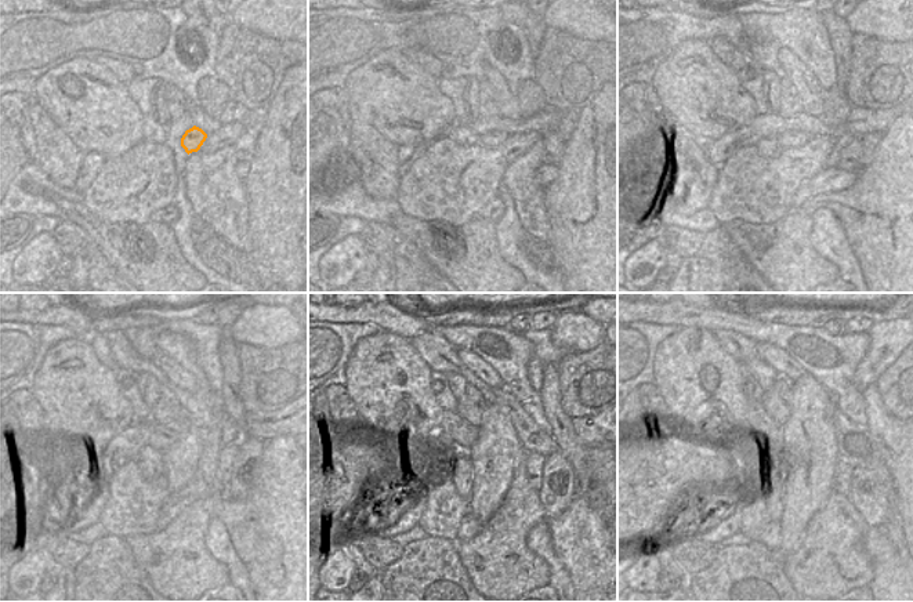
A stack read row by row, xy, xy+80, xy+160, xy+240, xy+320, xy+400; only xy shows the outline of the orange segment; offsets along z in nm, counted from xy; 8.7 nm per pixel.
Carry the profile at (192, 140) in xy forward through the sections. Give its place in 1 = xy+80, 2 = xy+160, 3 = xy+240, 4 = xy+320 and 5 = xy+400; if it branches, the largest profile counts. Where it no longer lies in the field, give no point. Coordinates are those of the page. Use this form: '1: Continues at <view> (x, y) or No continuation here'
1: Continues at xy+80 (495, 138)
2: Continues at xy+160 (789, 138)
3: Continues at xy+240 (162, 437)
4: Continues at xy+320 (463, 434)
5: Continues at xy+400 (757, 420).

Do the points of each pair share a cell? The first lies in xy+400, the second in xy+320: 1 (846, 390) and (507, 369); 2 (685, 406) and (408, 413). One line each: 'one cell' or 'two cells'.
1: one cell
2: one cell

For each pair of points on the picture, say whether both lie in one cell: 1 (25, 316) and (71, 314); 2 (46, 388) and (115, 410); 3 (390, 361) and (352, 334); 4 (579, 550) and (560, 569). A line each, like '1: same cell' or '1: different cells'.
1: same cell
2: same cell
3: different cells
4: different cells

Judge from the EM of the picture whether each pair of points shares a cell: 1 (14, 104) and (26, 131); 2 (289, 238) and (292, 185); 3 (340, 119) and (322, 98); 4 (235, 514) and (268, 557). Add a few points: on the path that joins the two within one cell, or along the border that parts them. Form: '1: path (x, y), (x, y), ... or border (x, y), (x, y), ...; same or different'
1: path (17, 111), (25, 124); same
2: path (289, 225), (289, 198); same
3: path (337, 113), (328, 104); same
4: path (245, 525), (263, 546); same

